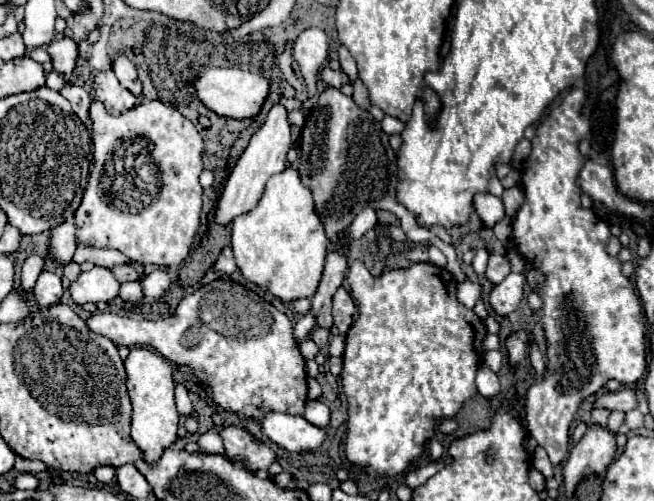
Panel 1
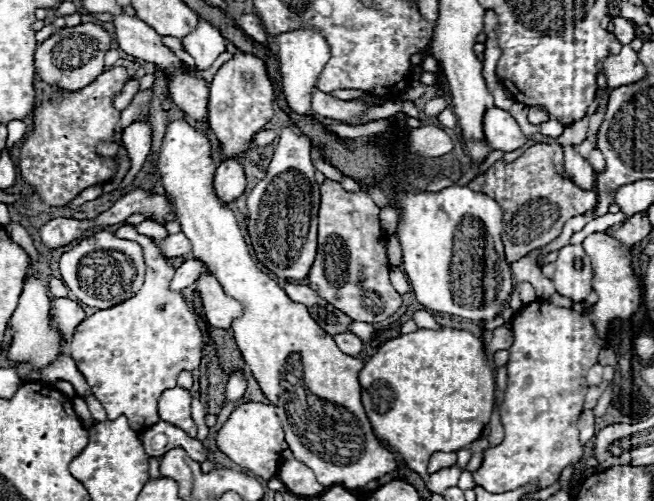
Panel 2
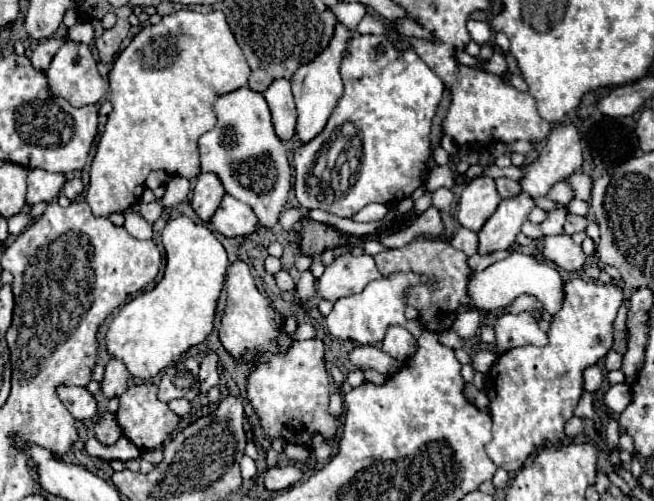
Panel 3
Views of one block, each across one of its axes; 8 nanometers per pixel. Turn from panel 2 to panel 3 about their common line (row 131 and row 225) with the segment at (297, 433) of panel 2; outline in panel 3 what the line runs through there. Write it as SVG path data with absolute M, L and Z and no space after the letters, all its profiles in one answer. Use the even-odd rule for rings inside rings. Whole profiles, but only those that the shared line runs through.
M178 216L166 224L162 244L166 250L164 278L152 292L126 302L112 318L104 338L108 356L122 360L128 374L140 380L152 380L188 352L188 348L206 340L214 326L216 300L228 268L226 250L220 240L206 226L186 216Z

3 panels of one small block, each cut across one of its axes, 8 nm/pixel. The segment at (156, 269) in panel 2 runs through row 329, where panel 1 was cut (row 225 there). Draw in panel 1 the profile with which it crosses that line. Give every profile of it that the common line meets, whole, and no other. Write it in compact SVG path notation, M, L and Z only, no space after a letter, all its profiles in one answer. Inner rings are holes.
M100 100L90 104L92 120L92 174L84 192L82 204L76 212L78 244L92 244L98 248L112 248L126 254L132 262L142 266L180 266L192 248L196 230L200 226L202 186L198 182L202 172L204 142L196 126L178 112L172 104L160 100L142 100L132 110L112 116Z

